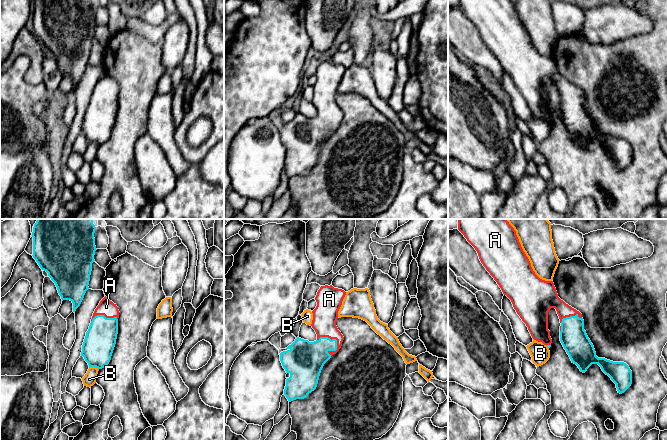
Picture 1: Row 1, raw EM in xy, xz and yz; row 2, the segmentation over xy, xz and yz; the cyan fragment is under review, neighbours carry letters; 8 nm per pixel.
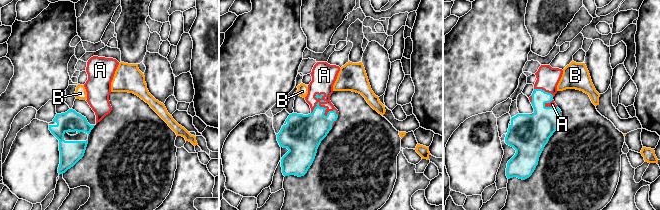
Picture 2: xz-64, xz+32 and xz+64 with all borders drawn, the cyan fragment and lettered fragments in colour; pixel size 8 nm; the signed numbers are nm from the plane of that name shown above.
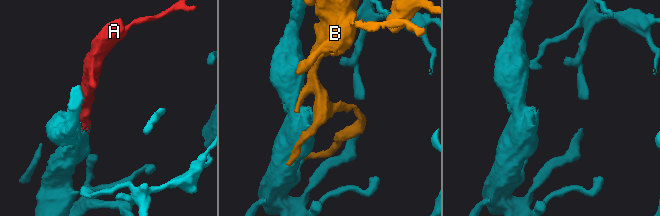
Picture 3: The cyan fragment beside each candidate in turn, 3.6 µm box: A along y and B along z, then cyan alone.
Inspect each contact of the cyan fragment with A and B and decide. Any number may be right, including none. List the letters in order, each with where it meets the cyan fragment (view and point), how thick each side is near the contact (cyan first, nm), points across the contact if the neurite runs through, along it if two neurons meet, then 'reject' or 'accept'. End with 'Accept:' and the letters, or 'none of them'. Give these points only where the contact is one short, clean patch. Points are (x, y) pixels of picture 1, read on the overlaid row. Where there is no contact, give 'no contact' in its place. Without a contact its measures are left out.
A: contact xz (330, 339); calibres 300 and 200 nm; accept
B: contact xy (94, 366); calibres 240 and 100 nm; reject
Accept: A

